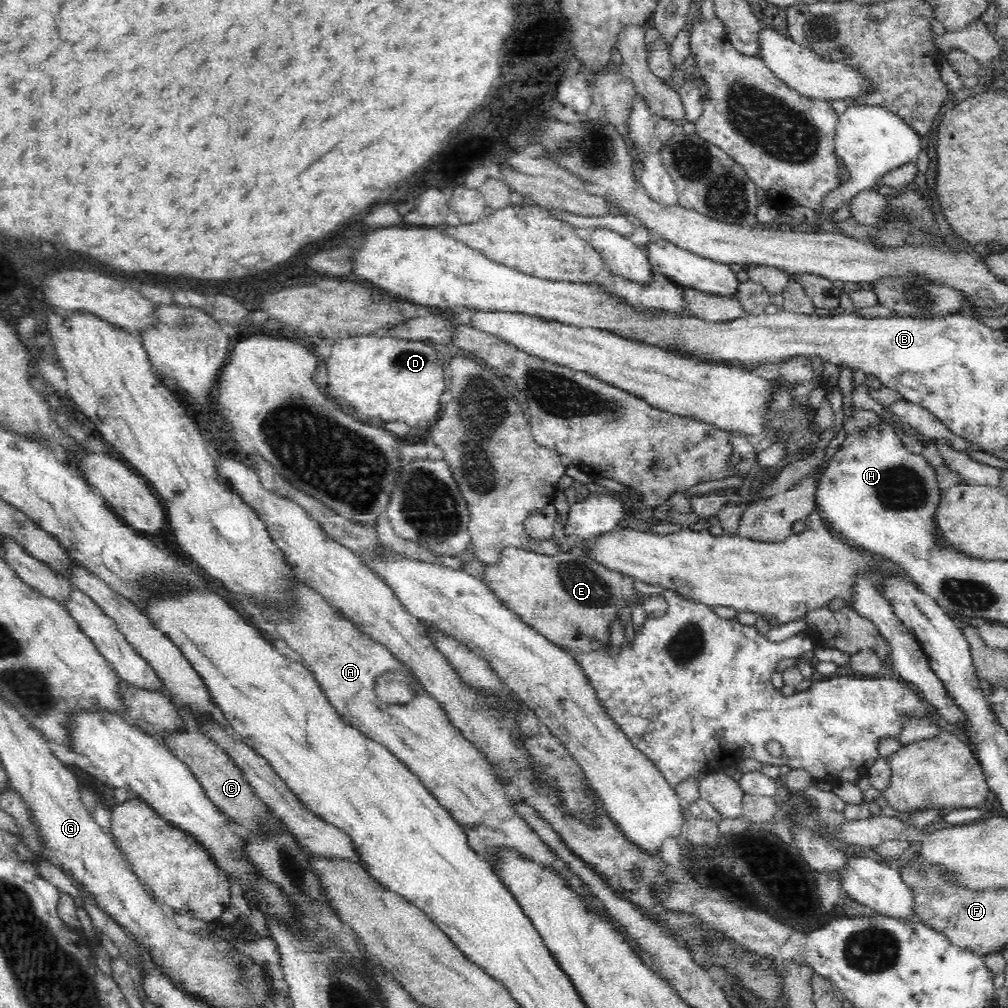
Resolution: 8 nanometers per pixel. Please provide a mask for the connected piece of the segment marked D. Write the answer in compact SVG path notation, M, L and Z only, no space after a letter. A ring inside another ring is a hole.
M374 335L357 336L357 337L345 337L344 339L337 339L331 350L331 355L326 359L327 374L329 380L329 387L336 390L336 396L344 398L348 404L352 404L356 408L356 412L364 414L368 418L382 418L386 422L378 422L379 424L386 424L387 422L398 421L409 424L410 426L420 426L426 424L431 420L438 418L443 406L441 404L441 396L444 394L446 387L446 380L444 380L444 366L438 364L438 353L433 343L425 341L413 341L406 339L397 339L394 337L384 337Z

